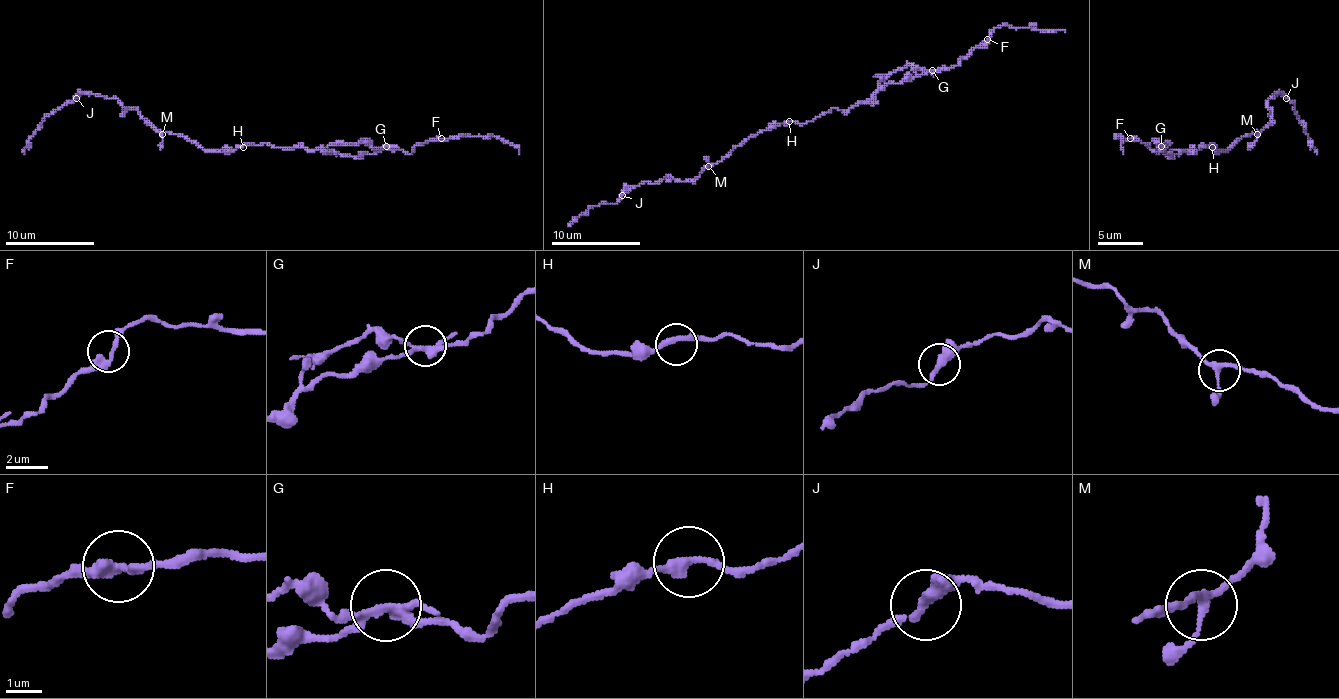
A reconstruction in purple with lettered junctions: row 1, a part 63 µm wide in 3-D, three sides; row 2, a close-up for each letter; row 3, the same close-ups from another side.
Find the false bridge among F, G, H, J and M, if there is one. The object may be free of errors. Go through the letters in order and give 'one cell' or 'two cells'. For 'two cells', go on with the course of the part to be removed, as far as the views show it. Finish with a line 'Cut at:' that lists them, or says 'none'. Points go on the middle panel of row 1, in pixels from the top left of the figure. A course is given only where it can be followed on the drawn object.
F: one cell
G: two cells | (931, 70), (907, 65), (873, 77)
H: one cell
J: one cell
M: one cell
Cut at: G

